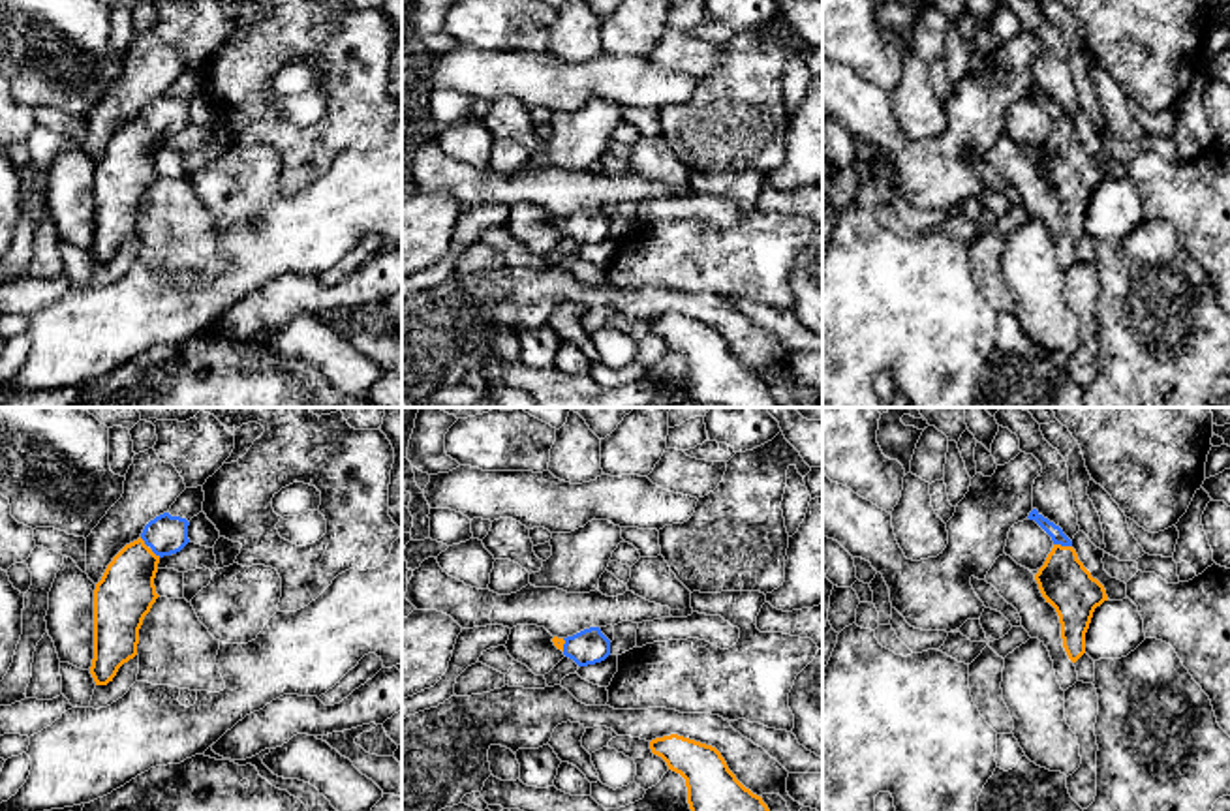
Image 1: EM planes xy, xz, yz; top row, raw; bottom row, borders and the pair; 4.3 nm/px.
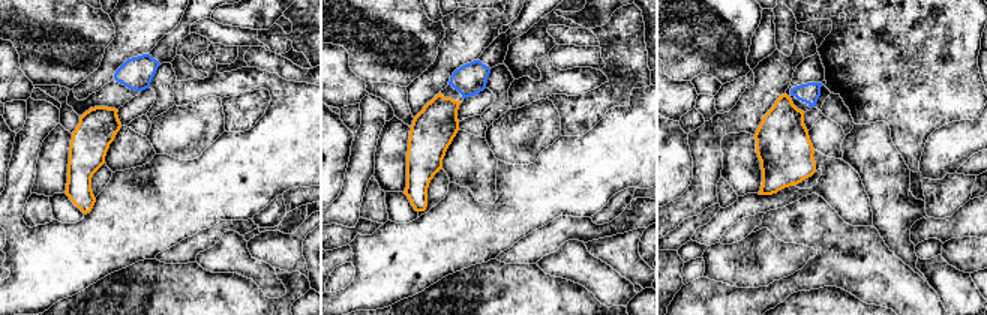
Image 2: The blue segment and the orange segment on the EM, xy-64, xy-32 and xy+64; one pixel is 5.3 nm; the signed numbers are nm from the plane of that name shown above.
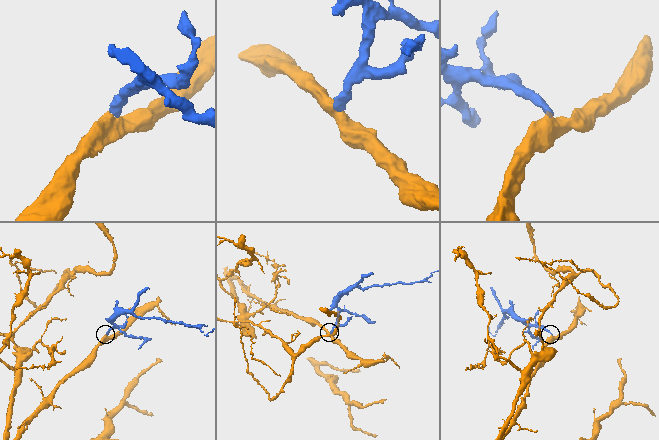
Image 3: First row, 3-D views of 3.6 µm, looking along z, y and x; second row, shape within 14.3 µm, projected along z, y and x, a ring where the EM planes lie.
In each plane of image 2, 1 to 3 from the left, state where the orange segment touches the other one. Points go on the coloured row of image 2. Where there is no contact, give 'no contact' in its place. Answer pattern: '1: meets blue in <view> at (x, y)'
1: no contact
2: no contact
3: no contact

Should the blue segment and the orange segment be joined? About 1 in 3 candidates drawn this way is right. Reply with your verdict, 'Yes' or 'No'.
Yes

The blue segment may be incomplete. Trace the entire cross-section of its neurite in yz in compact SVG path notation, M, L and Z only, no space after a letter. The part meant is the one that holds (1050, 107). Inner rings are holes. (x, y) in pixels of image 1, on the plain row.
M1037 88L1027 98L1035 99L1053 120L1053 128L1035 160L1046 182L1055 188L1063 227L1069 238L1076 242L1085 233L1085 212L1095 188L1108 180L1106 169L1078 139L1072 120L1059 105Z

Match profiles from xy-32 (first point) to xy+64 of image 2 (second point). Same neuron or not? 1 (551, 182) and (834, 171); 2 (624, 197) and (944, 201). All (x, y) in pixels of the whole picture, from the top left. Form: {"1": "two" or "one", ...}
{"1": "two", "2": "one"}

